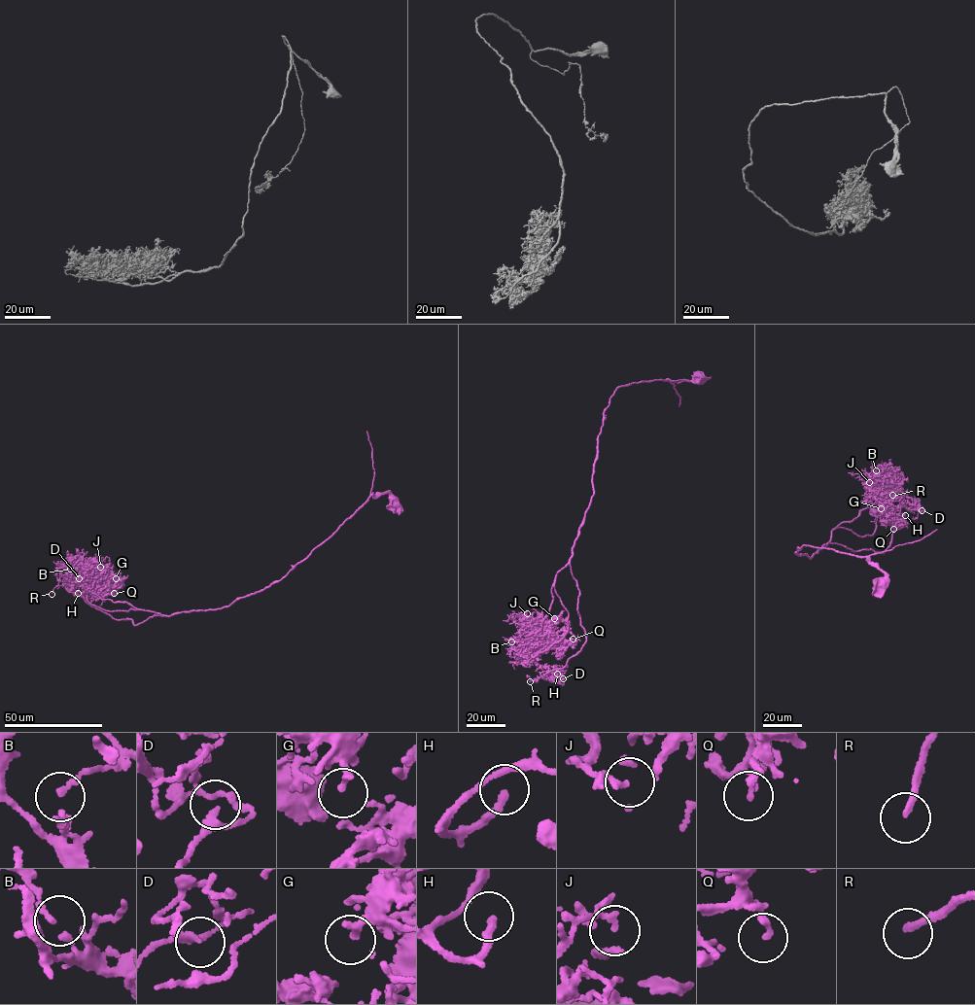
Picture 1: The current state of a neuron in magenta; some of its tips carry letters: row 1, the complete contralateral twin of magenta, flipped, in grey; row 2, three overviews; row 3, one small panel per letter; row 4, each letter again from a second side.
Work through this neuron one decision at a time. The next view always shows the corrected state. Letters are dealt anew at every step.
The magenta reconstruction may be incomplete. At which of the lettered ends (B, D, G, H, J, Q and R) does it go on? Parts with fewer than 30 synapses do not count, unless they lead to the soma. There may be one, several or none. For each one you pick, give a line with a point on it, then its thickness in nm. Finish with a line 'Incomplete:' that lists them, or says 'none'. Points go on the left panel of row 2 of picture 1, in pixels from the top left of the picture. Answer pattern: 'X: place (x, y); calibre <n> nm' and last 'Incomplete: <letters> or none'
D: place (79, 578); calibre 160 nm
H: place (78, 593); calibre 200 nm
R: place (52, 594); calibre 170 nm
Incomplete: D, H, R

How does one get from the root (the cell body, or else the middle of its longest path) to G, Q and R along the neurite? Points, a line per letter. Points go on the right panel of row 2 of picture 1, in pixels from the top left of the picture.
G: (883, 583), (884, 573), (865, 556), (806, 544), (795, 552), (810, 558), (873, 495), (881, 508)
Q: (883, 583), (884, 573), (865, 556), (806, 544), (795, 552), (810, 558), (869, 502), (889, 506), (893, 529)
R: (883, 583), (865, 556), (806, 544), (795, 552), (810, 558), (832, 542), (884, 552), (903, 501), (892, 495)

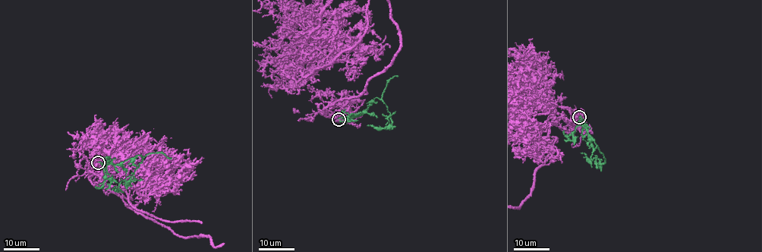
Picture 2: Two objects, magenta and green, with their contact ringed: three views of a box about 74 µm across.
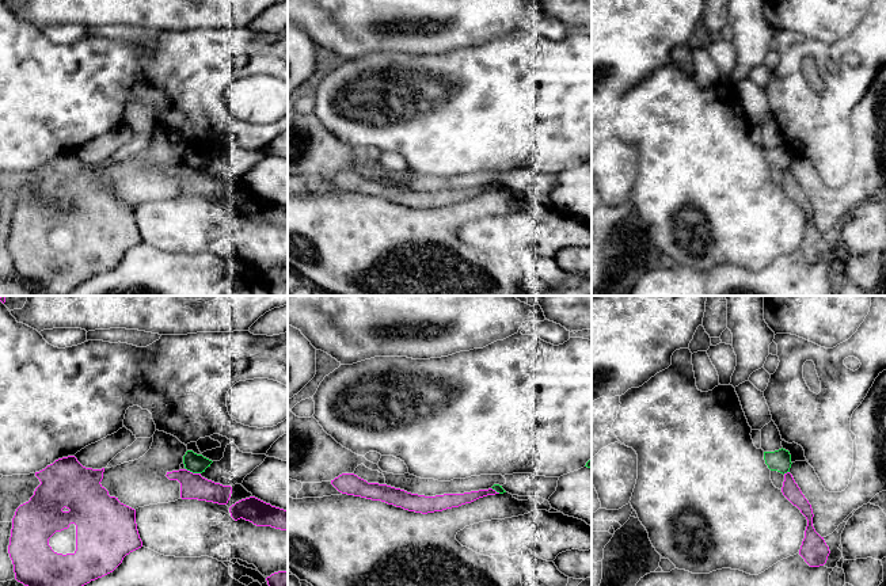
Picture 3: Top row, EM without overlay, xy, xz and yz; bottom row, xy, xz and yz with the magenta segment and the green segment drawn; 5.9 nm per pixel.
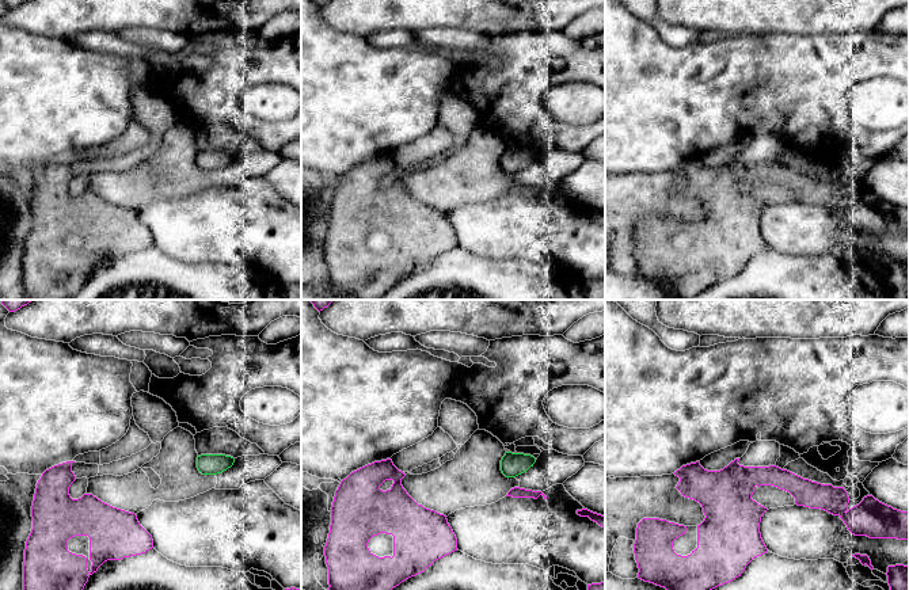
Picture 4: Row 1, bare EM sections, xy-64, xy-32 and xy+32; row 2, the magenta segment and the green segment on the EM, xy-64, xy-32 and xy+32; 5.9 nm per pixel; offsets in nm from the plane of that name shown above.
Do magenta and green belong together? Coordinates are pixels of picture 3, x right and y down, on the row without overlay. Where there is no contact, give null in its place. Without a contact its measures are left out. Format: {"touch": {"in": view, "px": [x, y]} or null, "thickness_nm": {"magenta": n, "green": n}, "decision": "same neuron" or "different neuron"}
{"touch": {"in": "xy", "px": [191, 168]}, "thickness_nm": {"magenta": 160, "green": 120}, "decision": "different neuron"}

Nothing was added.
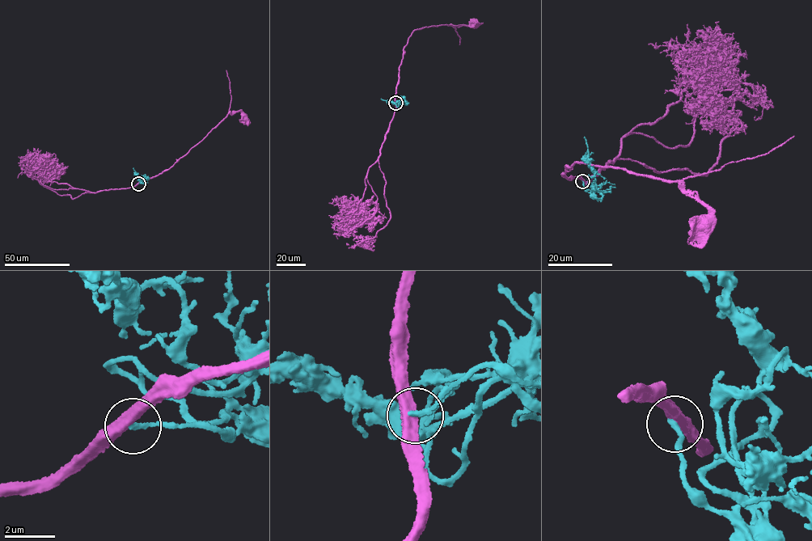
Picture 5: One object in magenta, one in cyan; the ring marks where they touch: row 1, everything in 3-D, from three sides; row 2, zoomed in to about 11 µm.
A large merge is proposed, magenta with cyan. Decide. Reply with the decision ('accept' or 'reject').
reject

